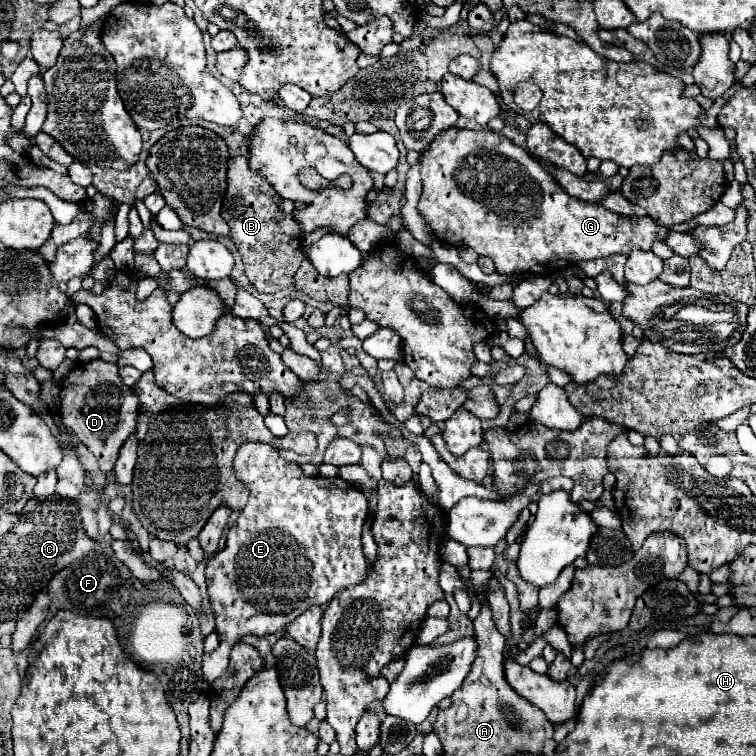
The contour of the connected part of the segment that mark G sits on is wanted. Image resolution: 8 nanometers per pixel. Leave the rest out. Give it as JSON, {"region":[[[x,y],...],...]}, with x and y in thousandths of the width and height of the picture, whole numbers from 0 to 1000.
{"region":[[[593,169],[574,183],[553,212],[561,246],[553,278],[571,299],[574,312],[590,323],[622,325],[635,339],[651,341],[661,362],[720,362],[720,352],[725,357],[743,357],[770,344],[802,341],[810,336],[831,339],[836,328],[860,331],[862,317],[878,317],[878,312],[886,310],[884,302],[868,296],[868,291],[857,286],[828,288],[794,270],[770,270],[770,265],[759,265],[712,212],[659,175]]]}

